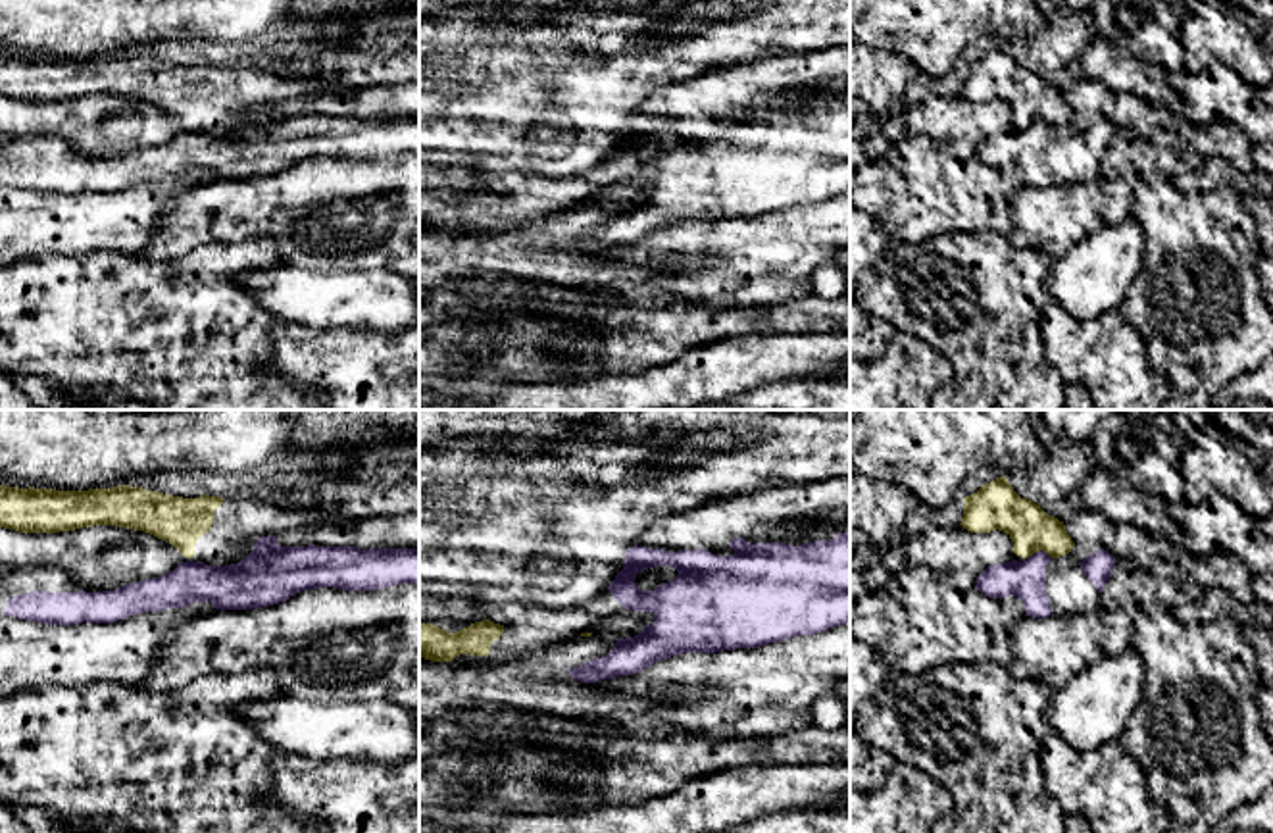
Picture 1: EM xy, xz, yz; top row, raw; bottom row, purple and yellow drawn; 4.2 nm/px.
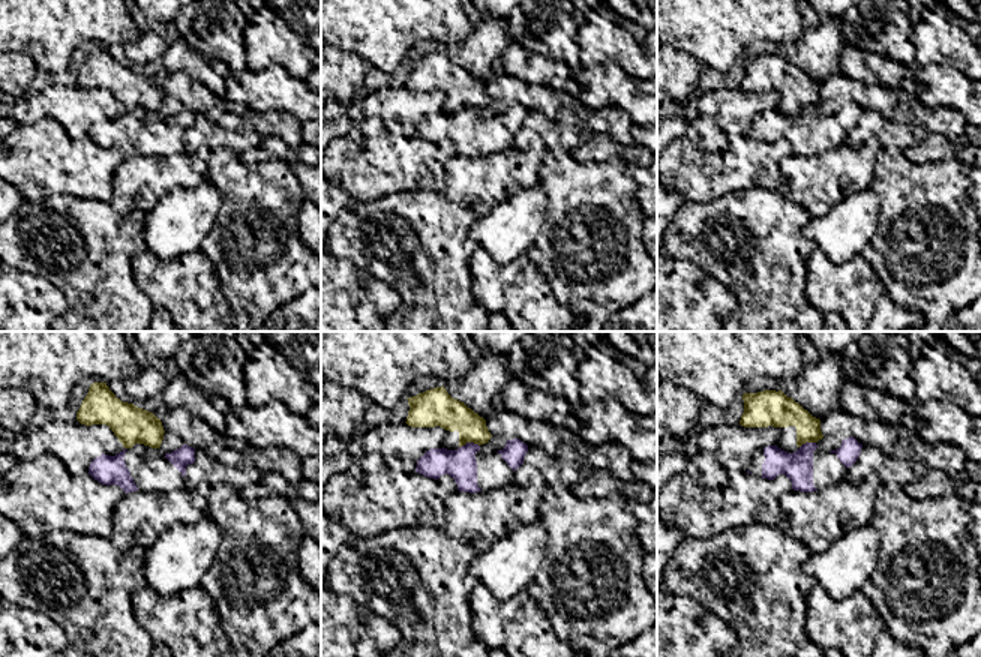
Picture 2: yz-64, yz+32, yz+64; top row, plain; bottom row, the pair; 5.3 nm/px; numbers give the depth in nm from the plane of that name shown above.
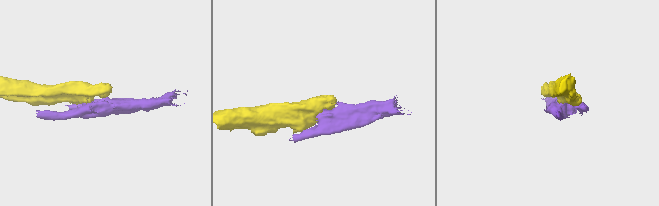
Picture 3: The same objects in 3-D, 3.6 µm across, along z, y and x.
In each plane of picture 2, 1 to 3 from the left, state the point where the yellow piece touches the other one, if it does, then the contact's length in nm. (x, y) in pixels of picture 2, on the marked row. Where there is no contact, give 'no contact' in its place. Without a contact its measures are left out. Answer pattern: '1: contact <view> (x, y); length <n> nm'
1: contact yz-64 (135, 444); length 40 nm
2: contact yz+32 (468, 443); length 110 nm
3: contact yz+64 (807, 443); length 90 nm

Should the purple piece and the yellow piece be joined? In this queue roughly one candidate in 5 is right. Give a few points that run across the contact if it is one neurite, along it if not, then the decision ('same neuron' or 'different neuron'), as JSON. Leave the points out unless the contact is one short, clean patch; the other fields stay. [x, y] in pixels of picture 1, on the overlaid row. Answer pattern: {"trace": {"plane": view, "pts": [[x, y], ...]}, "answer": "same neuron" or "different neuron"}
{"trace": {"plane": "yz", "pts": [[1052, 556], [1035, 551], [1027, 558]]}, "answer": "different neuron"}

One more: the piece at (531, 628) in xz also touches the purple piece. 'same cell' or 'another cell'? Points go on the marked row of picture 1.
same cell

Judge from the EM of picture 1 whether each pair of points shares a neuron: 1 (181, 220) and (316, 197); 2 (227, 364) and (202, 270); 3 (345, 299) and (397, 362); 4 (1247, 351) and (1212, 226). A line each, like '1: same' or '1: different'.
1: same
2: same
3: different
4: same

